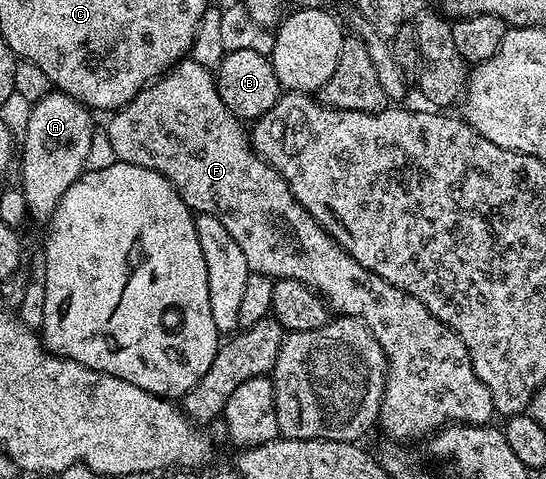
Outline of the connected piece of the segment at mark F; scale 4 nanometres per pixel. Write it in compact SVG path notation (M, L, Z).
M191 56L185 57L109 118L112 119L106 133L117 162L138 164L158 172L179 192L193 212L212 214L222 220L222 228L226 228L226 232L234 236L238 248L242 248L251 273L264 274L273 280L298 280L316 291L337 315L359 318L367 326L388 361L378 426L388 433L389 439L408 444L413 440L423 440L449 424L482 426L493 421L490 388L478 380L470 364L466 344L462 344L456 333L434 317L421 302L414 300L414 296L362 268L362 264L350 257L320 227L320 223L314 221L310 212L298 204L284 177L256 153L245 123L234 117L226 104L222 104L213 71L195 62Z

